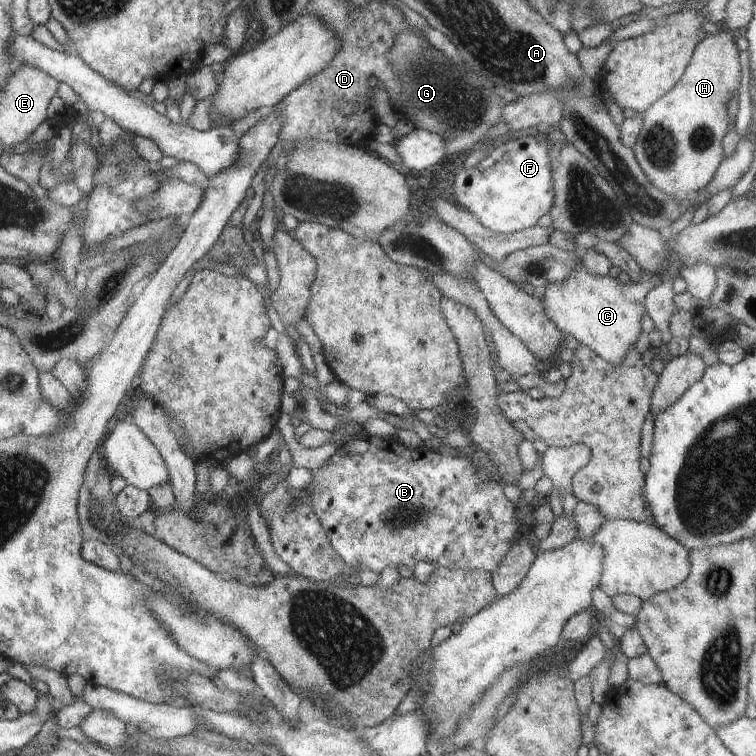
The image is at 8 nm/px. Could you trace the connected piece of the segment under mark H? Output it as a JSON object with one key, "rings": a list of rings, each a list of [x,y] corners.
{"rings":[[[719,30],[717,34],[706,34],[692,54],[692,59],[684,70],[680,82],[643,113],[643,126],[634,144],[634,154],[648,176],[648,180],[668,196],[689,197],[706,189],[718,170],[722,154],[722,140],[732,124],[728,116],[728,103],[734,90],[741,86],[740,50],[728,32]]]}

